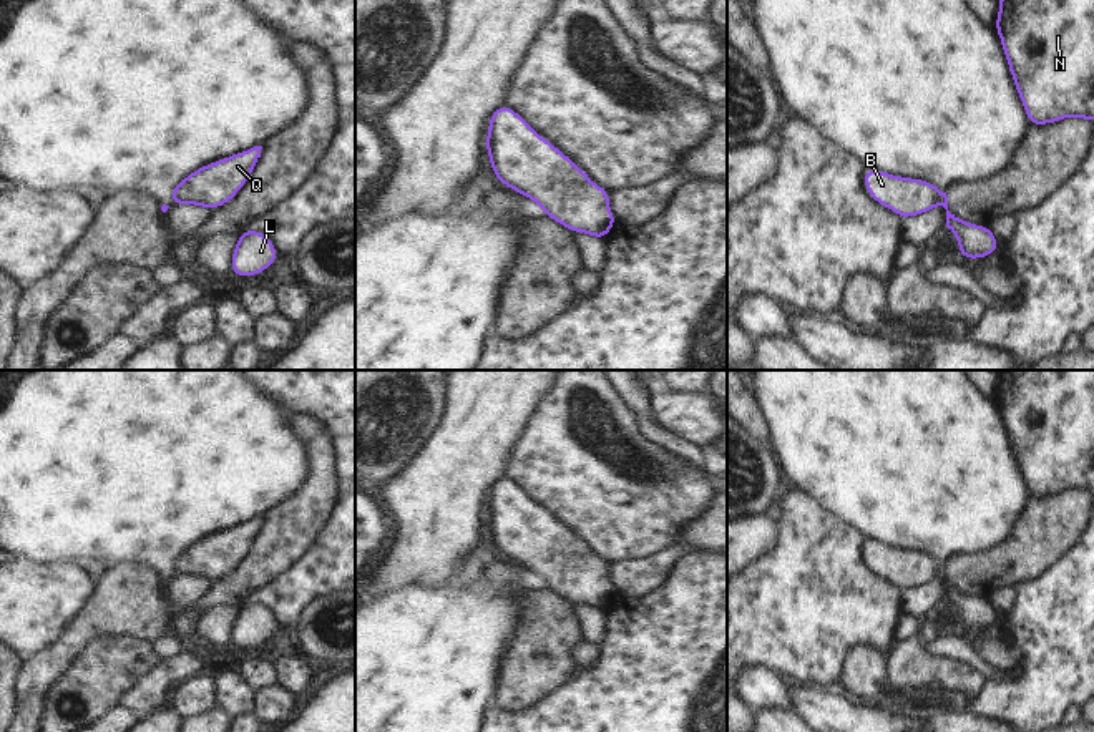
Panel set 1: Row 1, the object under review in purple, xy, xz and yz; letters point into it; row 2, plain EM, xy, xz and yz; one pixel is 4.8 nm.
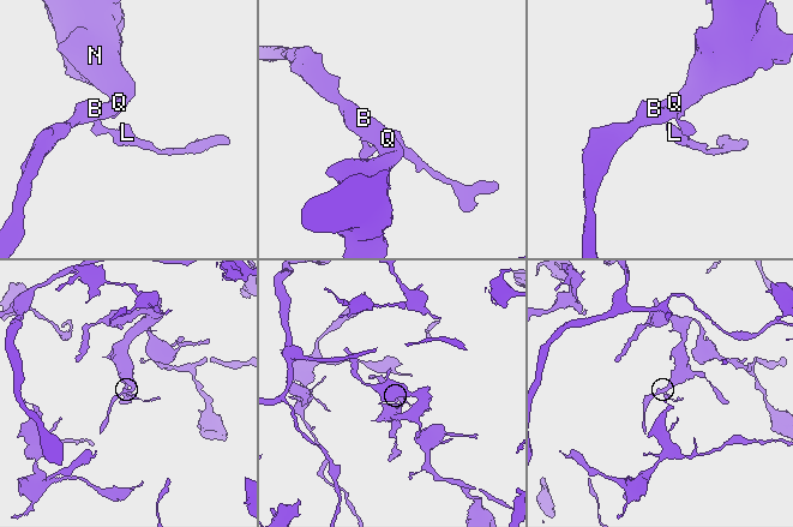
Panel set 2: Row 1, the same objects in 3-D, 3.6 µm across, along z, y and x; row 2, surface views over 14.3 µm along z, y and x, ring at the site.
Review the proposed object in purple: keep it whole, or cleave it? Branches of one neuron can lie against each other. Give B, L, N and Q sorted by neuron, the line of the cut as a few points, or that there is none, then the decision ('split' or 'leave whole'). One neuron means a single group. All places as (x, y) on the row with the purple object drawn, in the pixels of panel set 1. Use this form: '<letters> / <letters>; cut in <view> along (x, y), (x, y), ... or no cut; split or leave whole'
B N Q / L; cut in yz along (945, 193), (938, 203); split

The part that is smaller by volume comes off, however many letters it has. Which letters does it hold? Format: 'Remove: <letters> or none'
Remove: L

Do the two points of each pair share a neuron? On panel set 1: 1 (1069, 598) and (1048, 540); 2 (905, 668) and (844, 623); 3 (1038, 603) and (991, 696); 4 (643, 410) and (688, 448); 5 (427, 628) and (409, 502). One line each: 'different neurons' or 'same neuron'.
1: different neurons
2: different neurons
3: same neuron
4: same neuron
5: different neurons

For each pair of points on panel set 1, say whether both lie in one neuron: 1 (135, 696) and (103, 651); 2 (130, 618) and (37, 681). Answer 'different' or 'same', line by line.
1: different
2: same

